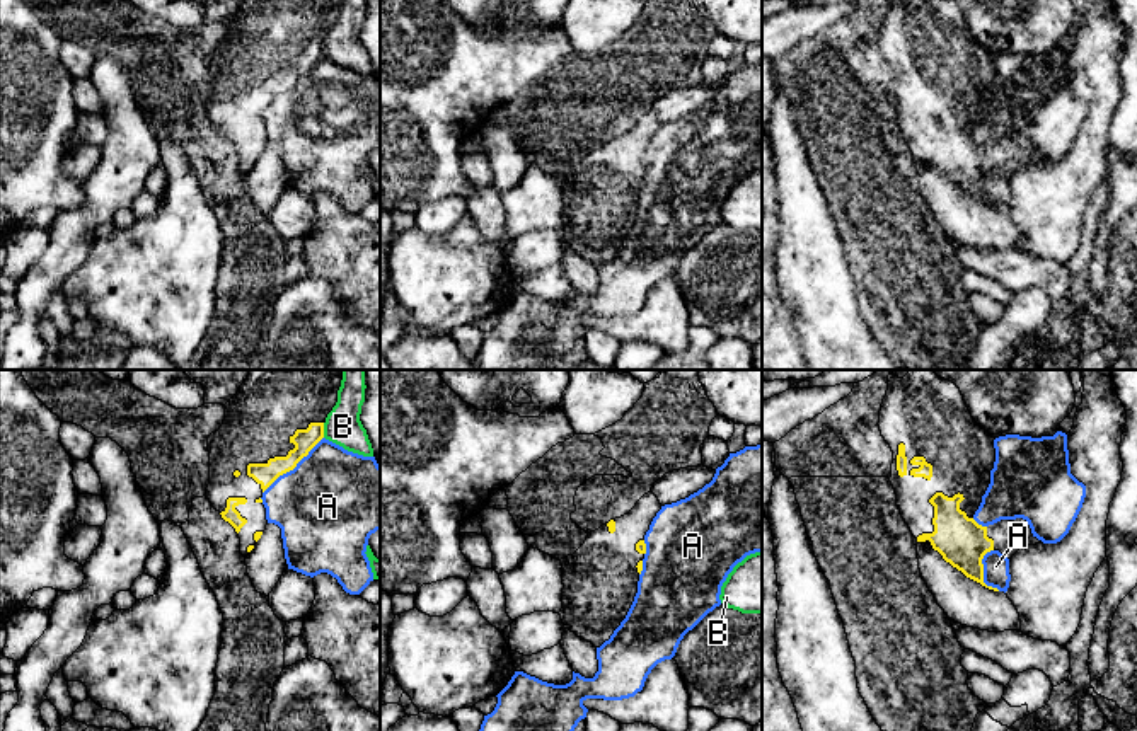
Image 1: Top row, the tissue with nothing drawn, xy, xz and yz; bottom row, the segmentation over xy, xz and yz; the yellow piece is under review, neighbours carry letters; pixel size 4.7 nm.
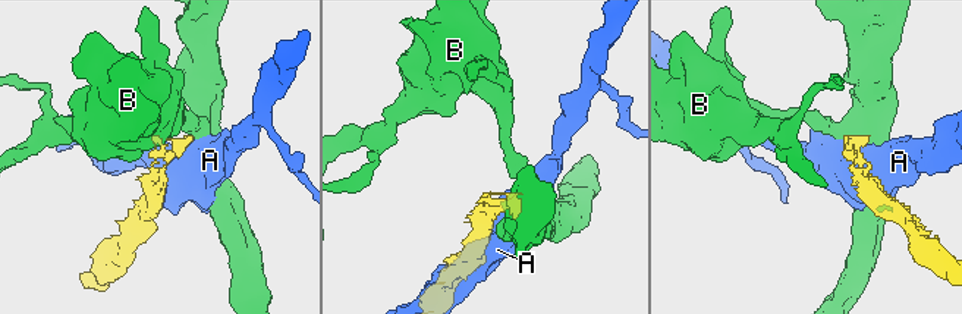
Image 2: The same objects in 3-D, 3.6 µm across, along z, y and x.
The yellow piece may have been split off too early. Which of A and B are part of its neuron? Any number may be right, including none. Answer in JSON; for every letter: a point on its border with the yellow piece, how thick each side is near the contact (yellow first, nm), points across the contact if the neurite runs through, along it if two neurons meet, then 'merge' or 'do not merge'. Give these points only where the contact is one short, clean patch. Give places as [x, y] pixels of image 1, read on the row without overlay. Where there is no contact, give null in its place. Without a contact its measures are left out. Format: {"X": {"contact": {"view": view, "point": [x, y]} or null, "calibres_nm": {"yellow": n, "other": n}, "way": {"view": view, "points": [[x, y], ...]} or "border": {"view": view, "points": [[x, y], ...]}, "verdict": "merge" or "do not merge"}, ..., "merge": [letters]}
{"A": {"contact": {"view": "xy", "point": [294, 86]}, "calibres_nm": {"yellow": 110, "other": 480}, "verdict": "do not merge"}, "B": {"contact": {"view": "xy", "point": [323, 48]}, "calibres_nm": {"yellow": 110, "other": 170}, "verdict": "do not merge"}, "merge": []}

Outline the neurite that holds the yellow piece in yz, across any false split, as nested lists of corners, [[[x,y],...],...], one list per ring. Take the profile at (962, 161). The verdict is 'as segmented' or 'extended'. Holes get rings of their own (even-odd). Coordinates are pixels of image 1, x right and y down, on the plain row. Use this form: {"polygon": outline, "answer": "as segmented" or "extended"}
{"polygon": [[[888,0],[878,44],[893,70],[890,101],[912,153],[917,160],[931,162],[967,196],[999,210],[984,201],[984,174],[999,169],[1011,177],[1019,167],[1043,160],[1023,136],[1001,138],[989,145],[973,138],[990,102],[996,56],[975,41],[960,7],[953,0]]], "answer": "extended"}

